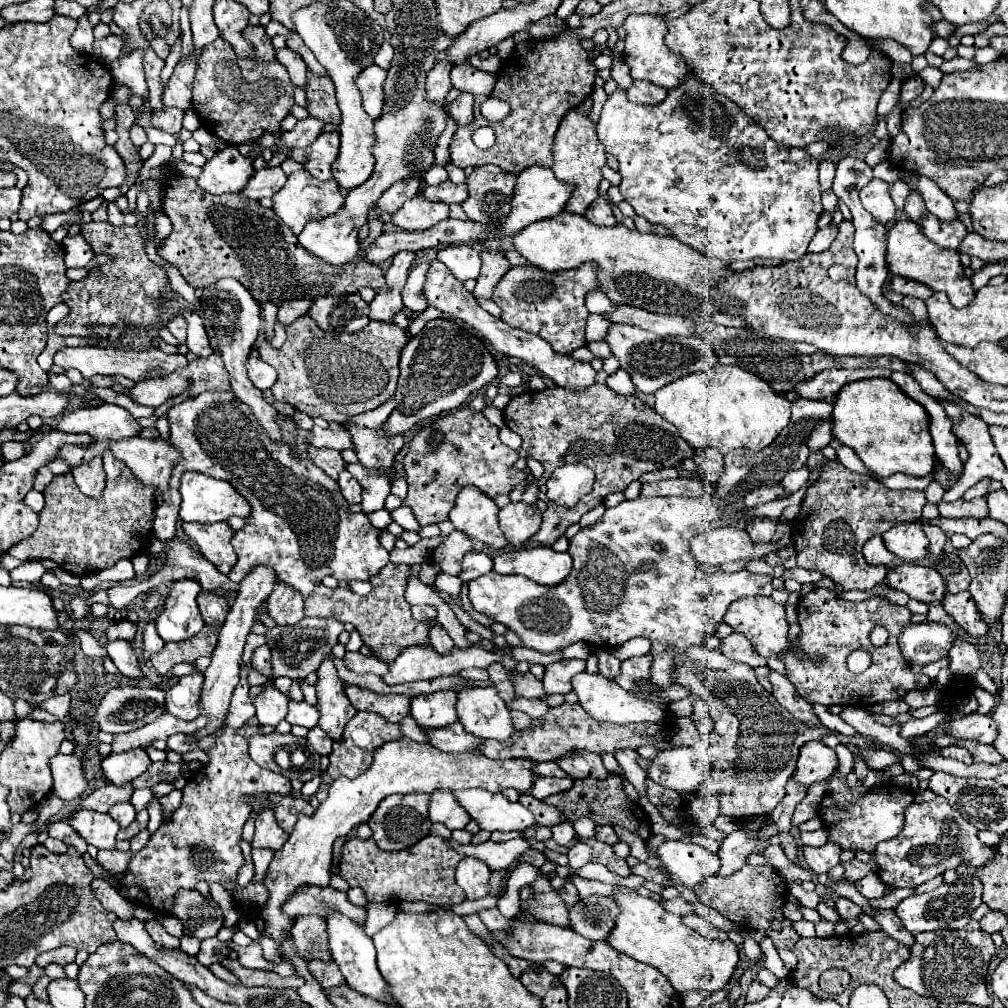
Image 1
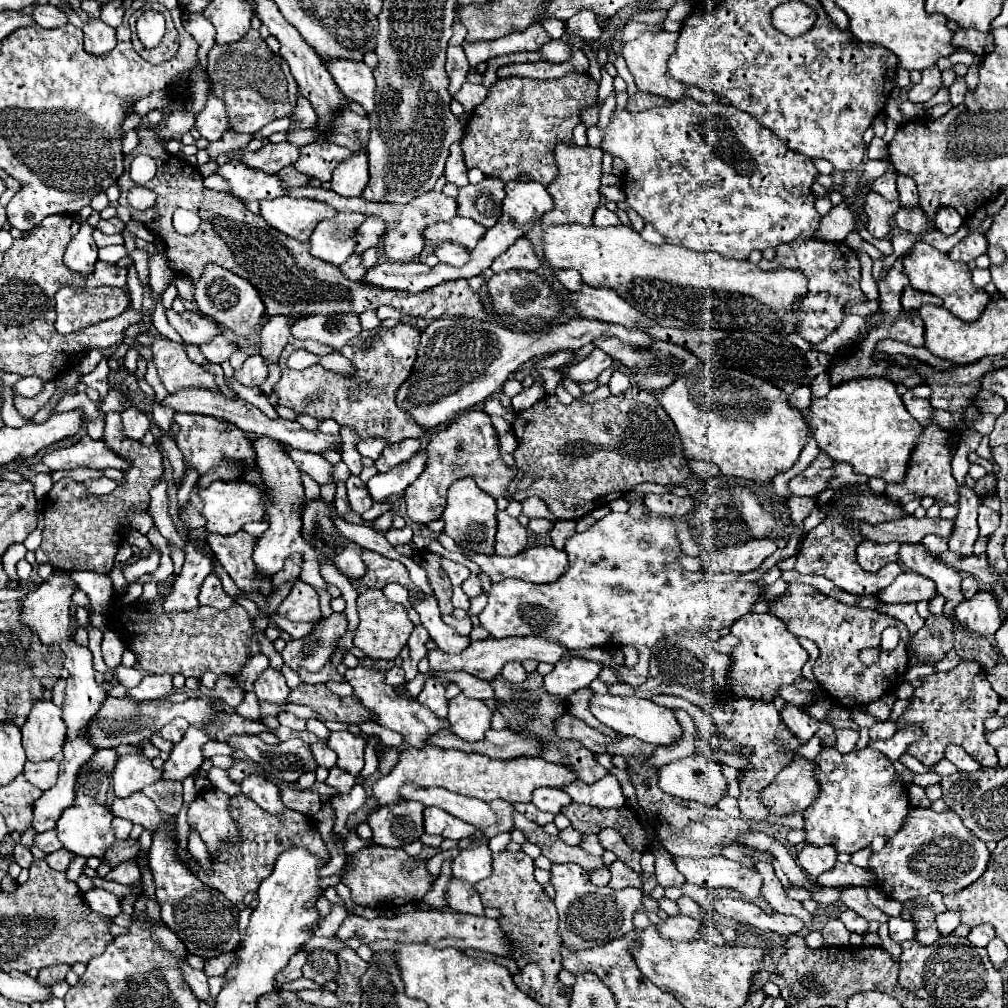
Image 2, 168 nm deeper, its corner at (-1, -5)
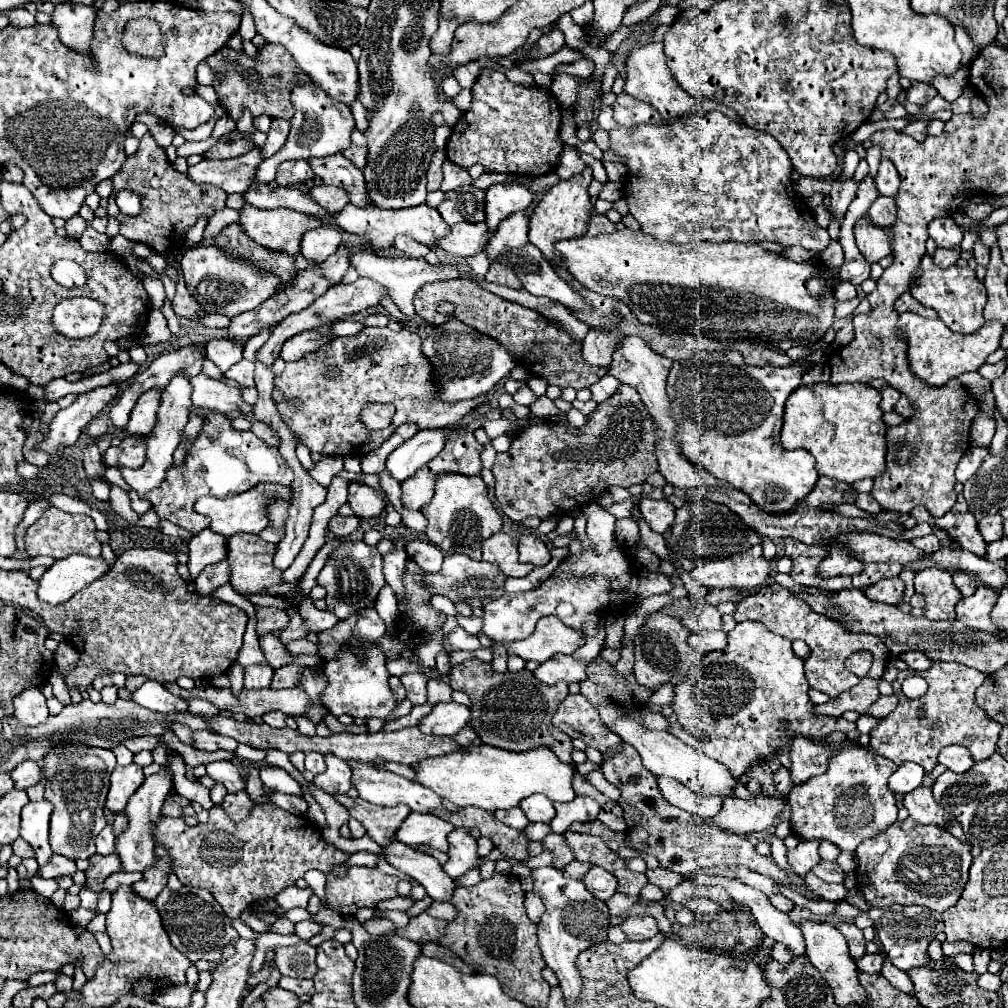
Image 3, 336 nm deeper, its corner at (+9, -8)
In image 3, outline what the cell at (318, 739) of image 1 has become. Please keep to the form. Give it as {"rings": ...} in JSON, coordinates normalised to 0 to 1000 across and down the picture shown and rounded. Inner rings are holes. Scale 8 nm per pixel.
{"rings":[[[306,746],[304,748],[304,764],[312,766],[312,768],[317,768],[323,764],[323,758],[321,758],[321,750],[315,748],[315,746]]]}

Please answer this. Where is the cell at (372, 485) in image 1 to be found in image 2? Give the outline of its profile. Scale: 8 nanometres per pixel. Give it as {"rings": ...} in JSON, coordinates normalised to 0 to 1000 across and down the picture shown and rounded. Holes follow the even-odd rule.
{"rings":[[[423,445],[415,447],[413,451],[409,451],[405,457],[397,459],[395,463],[383,467],[383,469],[375,469],[371,471],[363,481],[367,487],[367,493],[371,497],[379,497],[385,491],[391,489],[399,489],[407,479],[411,479],[417,469],[421,467],[421,459],[423,459]]]}

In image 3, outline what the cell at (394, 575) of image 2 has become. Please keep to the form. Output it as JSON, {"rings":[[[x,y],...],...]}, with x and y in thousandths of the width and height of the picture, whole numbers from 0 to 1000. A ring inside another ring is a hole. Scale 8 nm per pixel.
{"rings":[[[341,536],[339,542],[325,552],[319,567],[315,569],[315,579],[325,587],[325,605],[333,609],[337,615],[343,615],[353,605],[367,601],[373,595],[377,583],[383,579],[379,562],[379,552],[371,542],[365,542],[359,536]]]}

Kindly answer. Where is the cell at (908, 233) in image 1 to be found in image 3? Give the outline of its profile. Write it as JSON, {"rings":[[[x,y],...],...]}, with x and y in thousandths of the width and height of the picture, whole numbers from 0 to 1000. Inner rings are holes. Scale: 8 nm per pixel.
{"rings":[[[925,254],[915,256],[915,268],[913,276],[909,276],[909,284],[903,286],[903,292],[917,304],[927,306],[938,323],[942,327],[952,329],[952,331],[964,331],[976,321],[974,308],[978,304],[978,288],[976,282],[968,278],[968,272],[964,266],[952,266],[952,264],[942,264],[942,266],[931,266],[925,260]]]}

